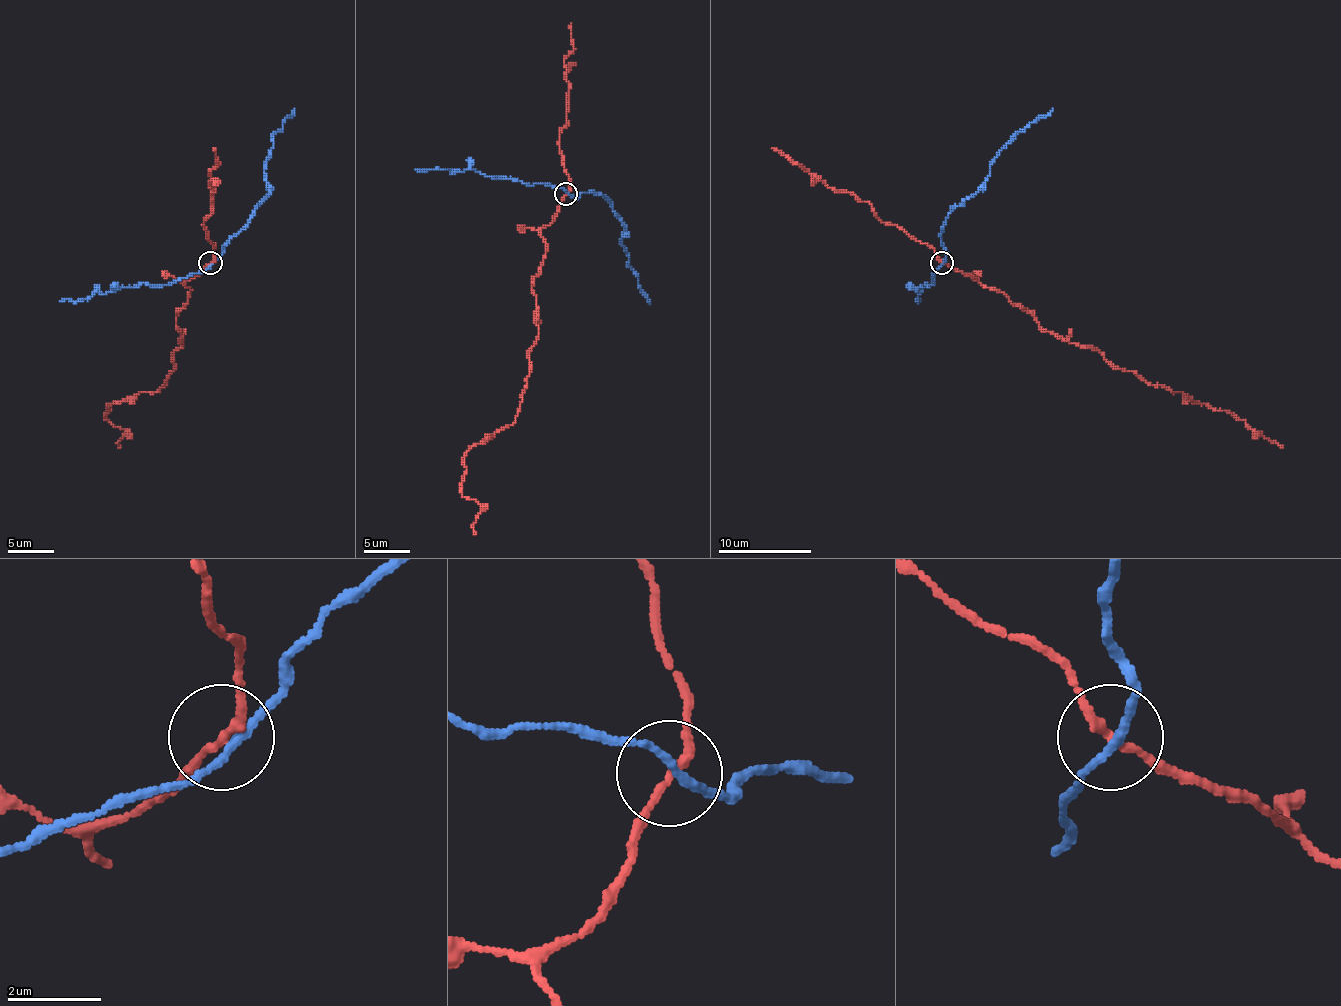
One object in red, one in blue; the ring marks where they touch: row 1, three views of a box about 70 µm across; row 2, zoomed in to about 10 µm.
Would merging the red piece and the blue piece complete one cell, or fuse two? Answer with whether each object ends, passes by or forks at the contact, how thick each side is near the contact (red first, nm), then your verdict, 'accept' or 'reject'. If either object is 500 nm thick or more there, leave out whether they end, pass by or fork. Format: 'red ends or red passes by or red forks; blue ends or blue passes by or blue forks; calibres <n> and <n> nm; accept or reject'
red passes by; blue passes by; calibres 170 and 170 nm; reject

